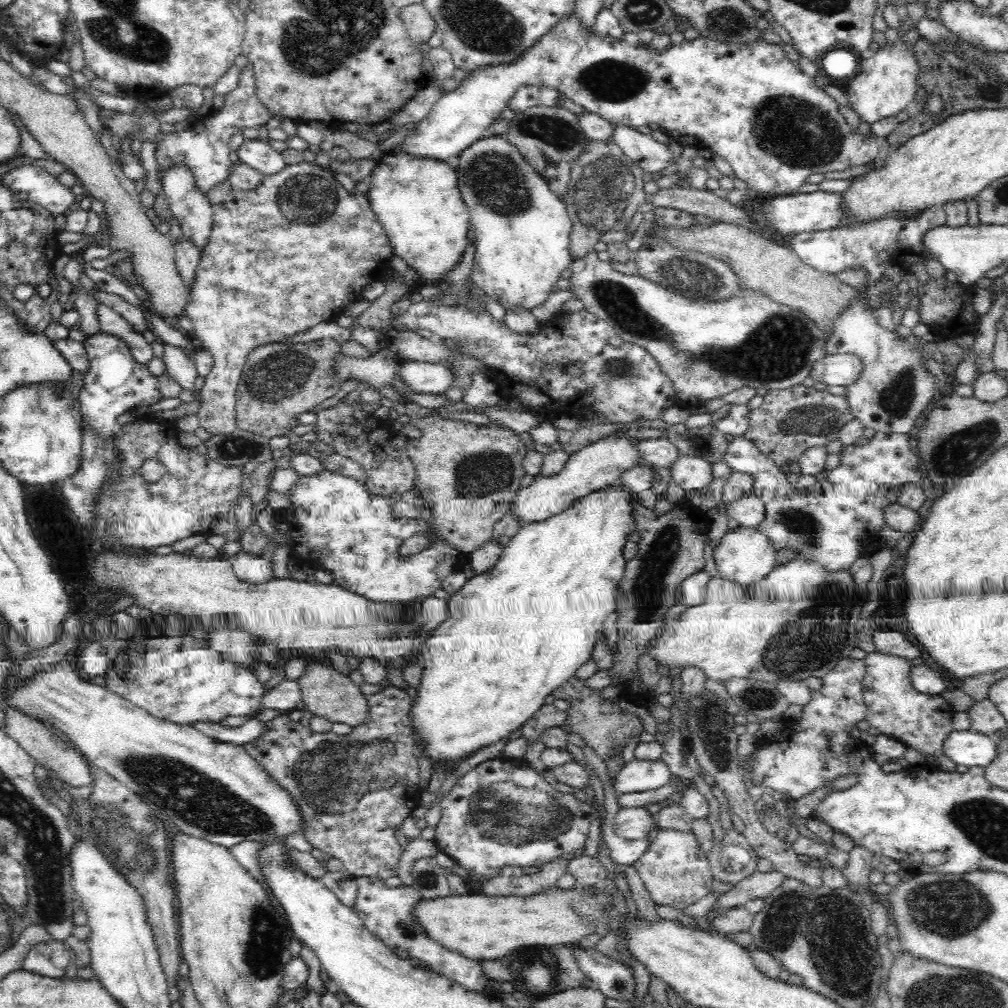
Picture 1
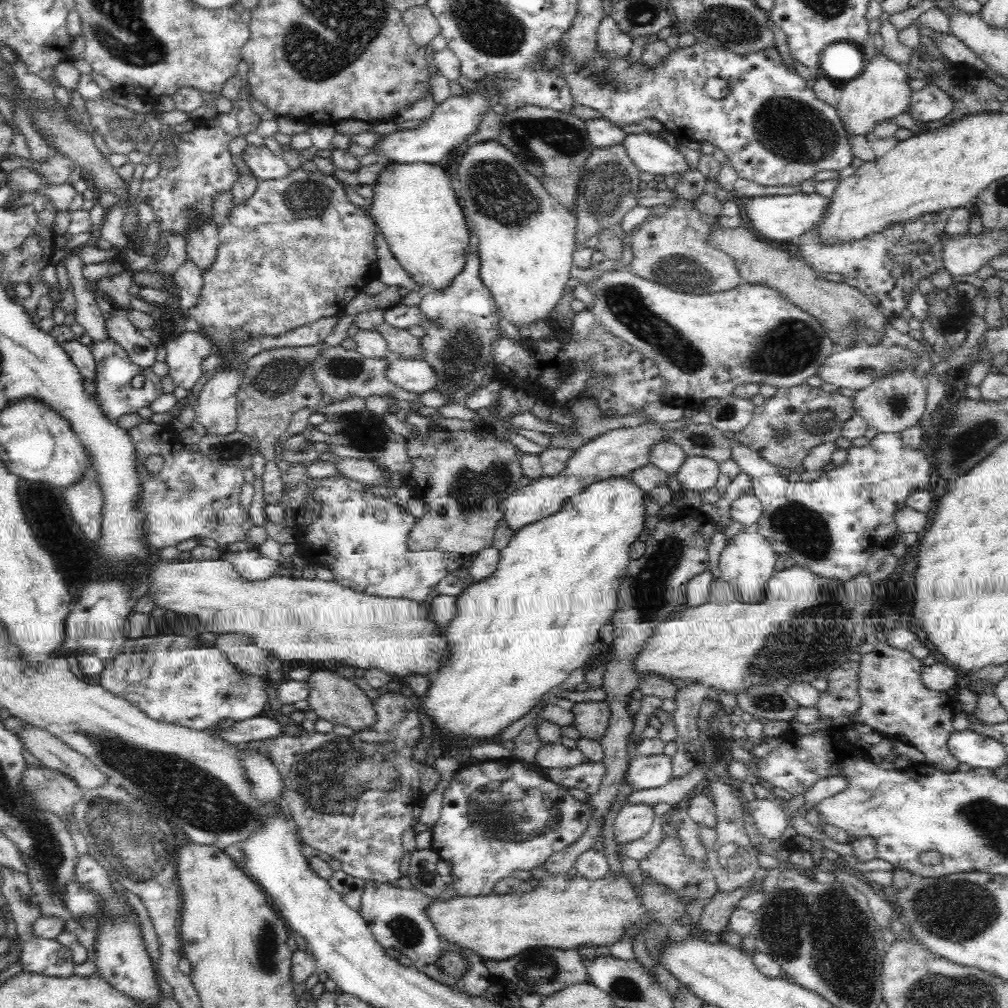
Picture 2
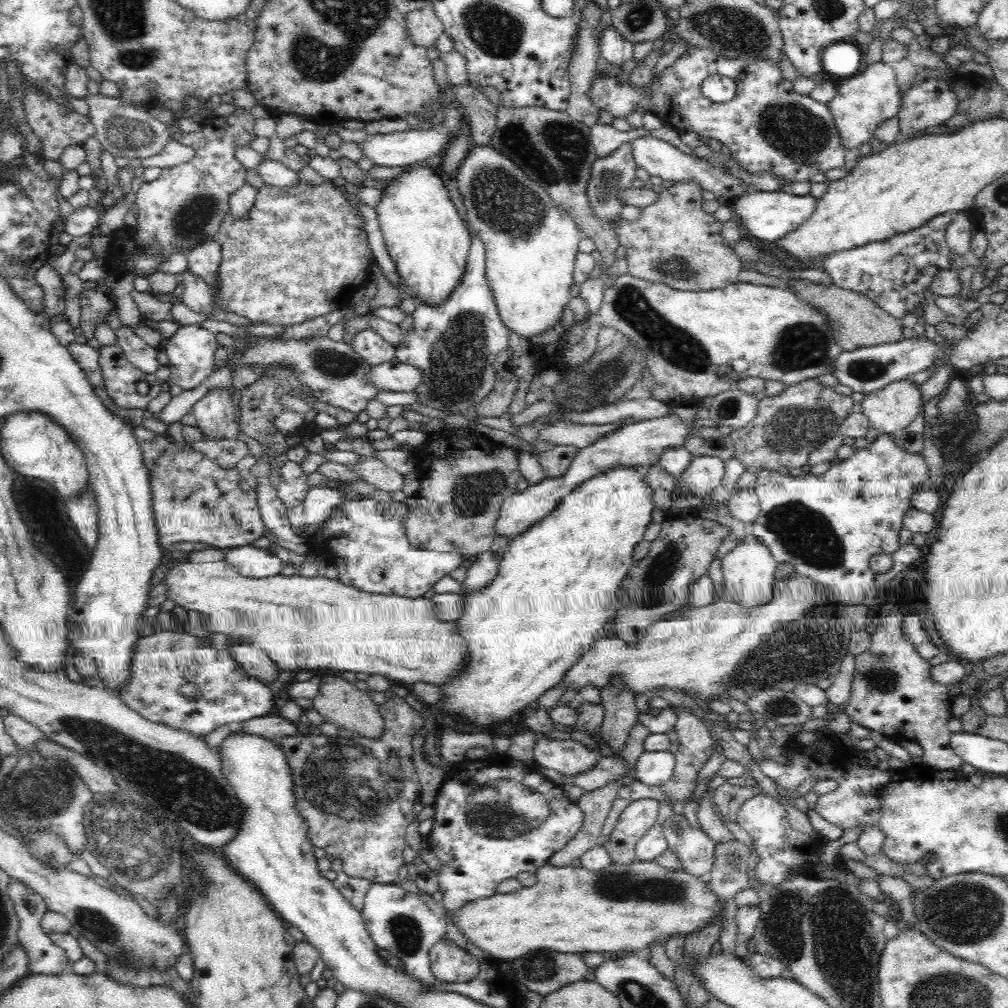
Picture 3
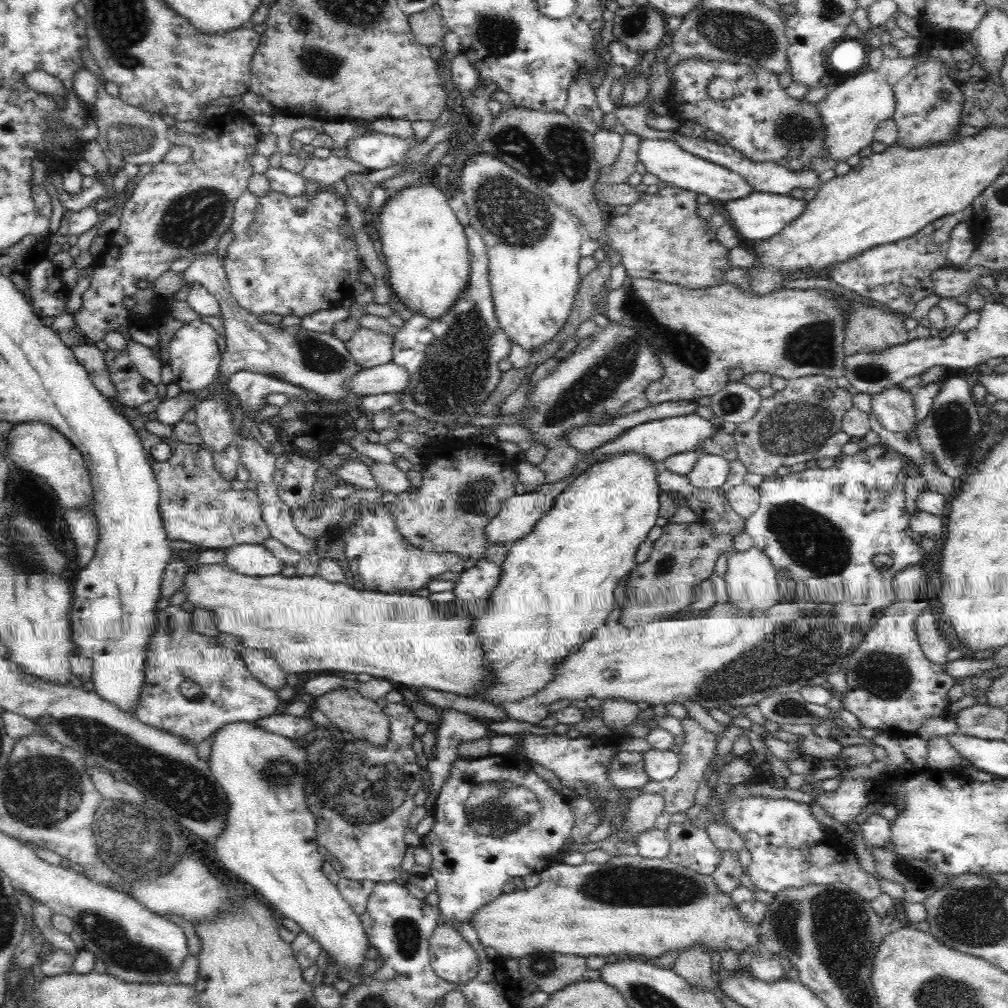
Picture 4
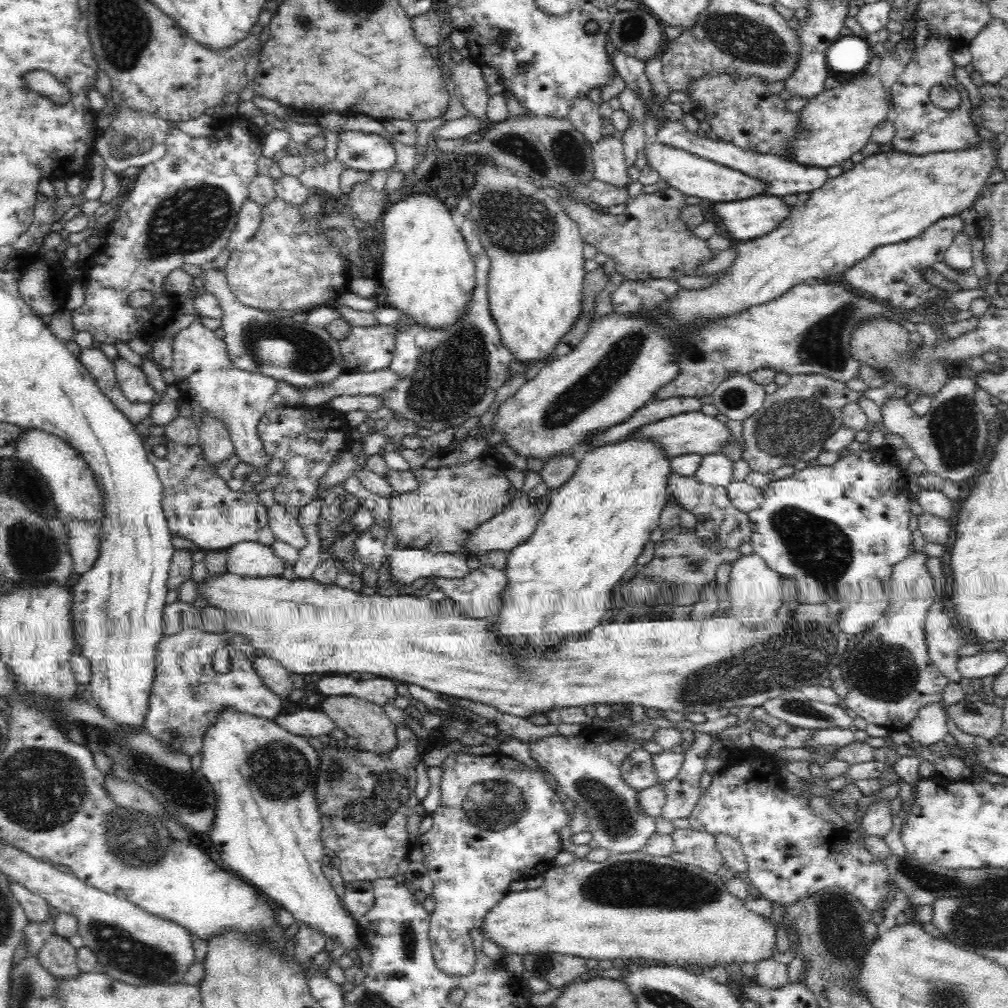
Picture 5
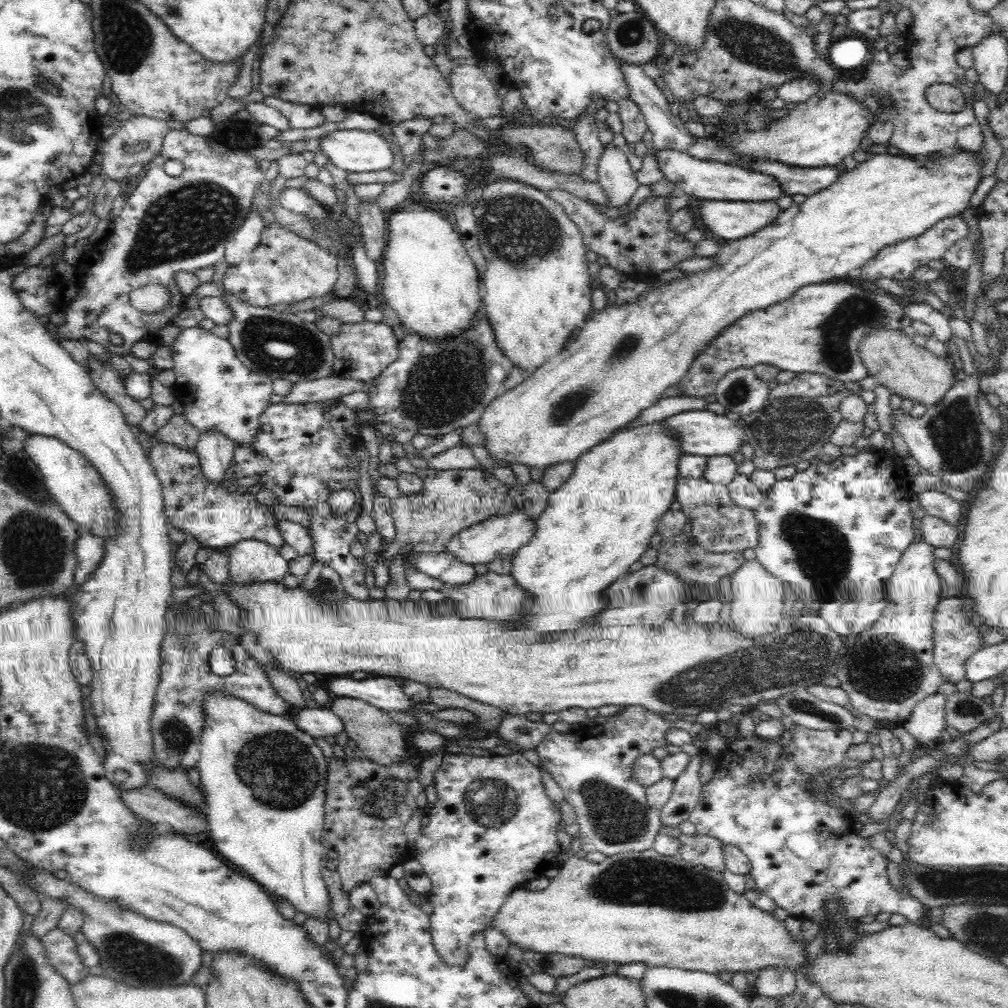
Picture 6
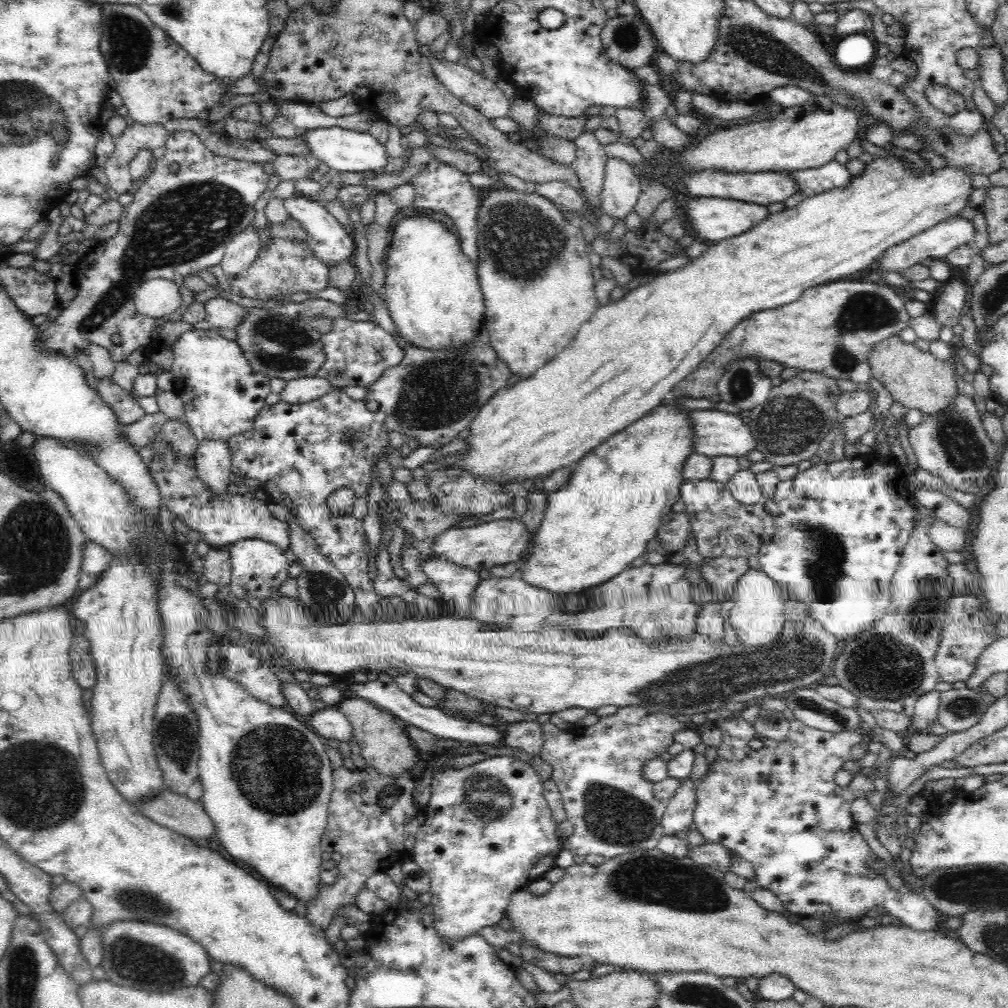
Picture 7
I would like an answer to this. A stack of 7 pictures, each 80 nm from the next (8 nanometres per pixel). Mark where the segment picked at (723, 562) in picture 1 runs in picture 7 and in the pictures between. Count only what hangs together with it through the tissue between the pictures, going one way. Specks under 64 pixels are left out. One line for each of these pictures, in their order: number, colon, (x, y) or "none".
2: (746, 563)
3: (748, 569)
4: (750, 576)
5: (754, 590)
6: (757, 599)
7: (757, 616)

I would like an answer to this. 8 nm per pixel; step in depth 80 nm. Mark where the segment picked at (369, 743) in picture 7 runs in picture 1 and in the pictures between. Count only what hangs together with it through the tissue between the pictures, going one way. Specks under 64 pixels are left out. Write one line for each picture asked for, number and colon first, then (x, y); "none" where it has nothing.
1: (327, 693)
2: (336, 699)
3: (341, 703)
4: (347, 710)
5: (368, 723)
6: (380, 739)

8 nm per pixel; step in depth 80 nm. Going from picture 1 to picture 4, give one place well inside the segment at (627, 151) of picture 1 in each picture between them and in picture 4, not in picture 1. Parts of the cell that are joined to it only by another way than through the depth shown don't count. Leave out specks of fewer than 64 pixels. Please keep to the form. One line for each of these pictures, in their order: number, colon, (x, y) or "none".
2: (649, 154)
3: (659, 158)
4: (667, 160)

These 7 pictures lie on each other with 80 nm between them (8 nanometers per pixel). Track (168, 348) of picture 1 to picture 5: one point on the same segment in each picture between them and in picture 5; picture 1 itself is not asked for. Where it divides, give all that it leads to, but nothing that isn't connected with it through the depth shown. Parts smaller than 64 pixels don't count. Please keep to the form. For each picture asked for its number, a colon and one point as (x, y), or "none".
2: (185, 354)
3: (190, 350)
4: (193, 354)
5: (207, 380)

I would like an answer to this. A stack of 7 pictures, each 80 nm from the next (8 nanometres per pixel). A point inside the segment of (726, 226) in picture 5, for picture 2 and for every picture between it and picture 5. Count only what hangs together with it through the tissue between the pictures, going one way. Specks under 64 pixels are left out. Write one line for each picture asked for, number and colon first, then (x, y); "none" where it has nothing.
2: (779, 217)
3: (769, 216)
4: (757, 217)

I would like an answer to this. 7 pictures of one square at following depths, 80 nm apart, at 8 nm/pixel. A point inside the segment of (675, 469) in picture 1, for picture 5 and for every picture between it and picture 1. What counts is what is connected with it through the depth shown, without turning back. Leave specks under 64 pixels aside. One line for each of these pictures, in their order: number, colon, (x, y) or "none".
2: (698, 473)
3: (702, 473)
4: (709, 471)
5: (715, 469)

